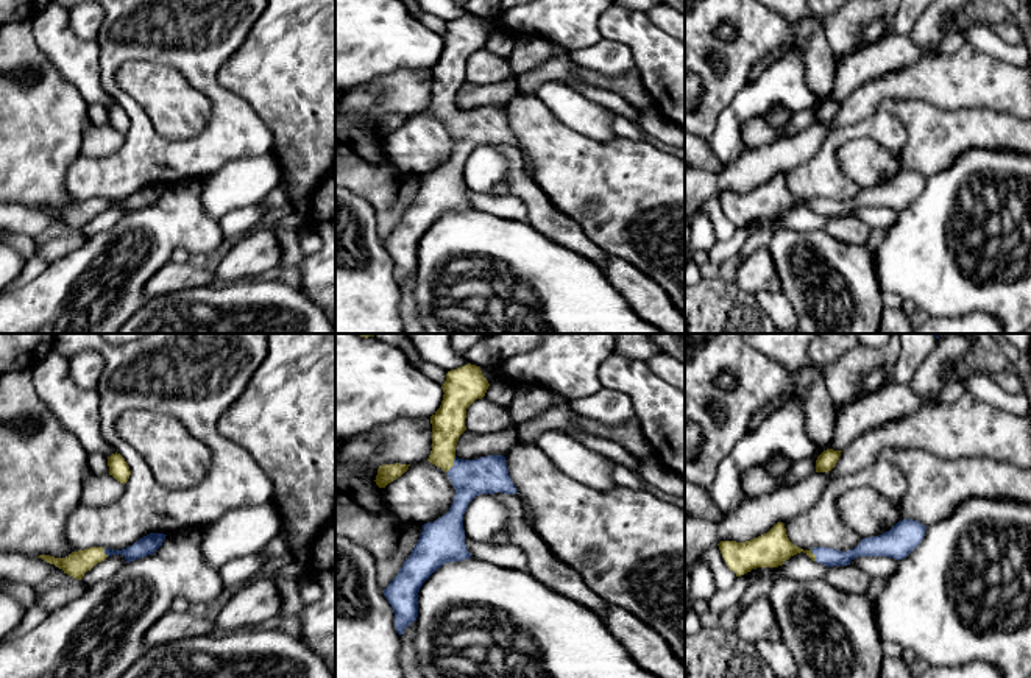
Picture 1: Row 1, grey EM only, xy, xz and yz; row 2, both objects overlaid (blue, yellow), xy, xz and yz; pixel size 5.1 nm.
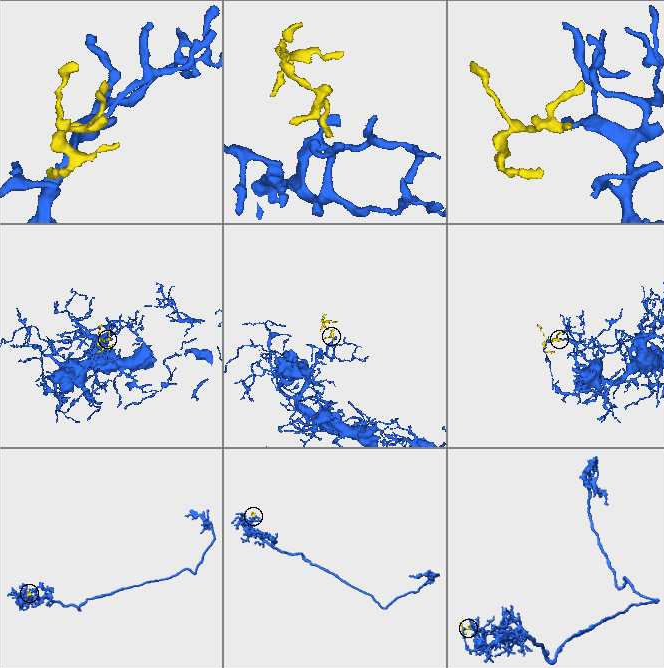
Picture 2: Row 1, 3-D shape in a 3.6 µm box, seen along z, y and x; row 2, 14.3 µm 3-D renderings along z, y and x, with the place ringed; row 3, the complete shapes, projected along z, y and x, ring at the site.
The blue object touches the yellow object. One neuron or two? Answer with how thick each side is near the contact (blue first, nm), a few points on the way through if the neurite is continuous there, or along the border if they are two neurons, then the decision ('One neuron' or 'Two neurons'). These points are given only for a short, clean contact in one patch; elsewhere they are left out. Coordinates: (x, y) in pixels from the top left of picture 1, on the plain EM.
Thickness 190 nm (blue) against 170 nm. Path across: xz (488, 125), (464, 125), (454, 116), (448, 109), (448, 74). One neuron

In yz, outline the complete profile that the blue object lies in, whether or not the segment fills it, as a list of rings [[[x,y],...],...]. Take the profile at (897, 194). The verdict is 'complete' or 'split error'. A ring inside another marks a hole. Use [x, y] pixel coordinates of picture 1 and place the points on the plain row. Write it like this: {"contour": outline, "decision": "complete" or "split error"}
{"contour": [[[903,170],[883,185],[861,190],[847,203],[828,198],[803,201],[789,192],[785,175],[777,173],[767,184],[750,192],[721,192],[717,196],[728,220],[741,228],[756,218],[778,218],[800,203],[828,218],[849,217],[858,207],[889,207],[900,212],[922,193],[925,181],[919,171]]], "decision": "split error"}

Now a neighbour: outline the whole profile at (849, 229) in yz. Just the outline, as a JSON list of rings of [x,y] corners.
[[[834,217],[825,224],[825,232],[849,245],[866,245],[870,228],[856,217]]]

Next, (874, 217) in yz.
[[[858,207],[850,212],[849,217],[856,217],[872,229],[888,229],[891,228],[897,217],[898,210],[889,207]]]

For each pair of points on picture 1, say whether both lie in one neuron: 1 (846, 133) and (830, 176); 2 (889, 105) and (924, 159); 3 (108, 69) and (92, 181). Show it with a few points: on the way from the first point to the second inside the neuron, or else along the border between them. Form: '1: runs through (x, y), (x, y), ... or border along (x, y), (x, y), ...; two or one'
1: runs through (835, 144), (830, 148), (830, 165); one
2: runs through (905, 114), (924, 133), (924, 144); one
3: runs through (122, 98), (138, 116), (138, 144), (122, 159); one

